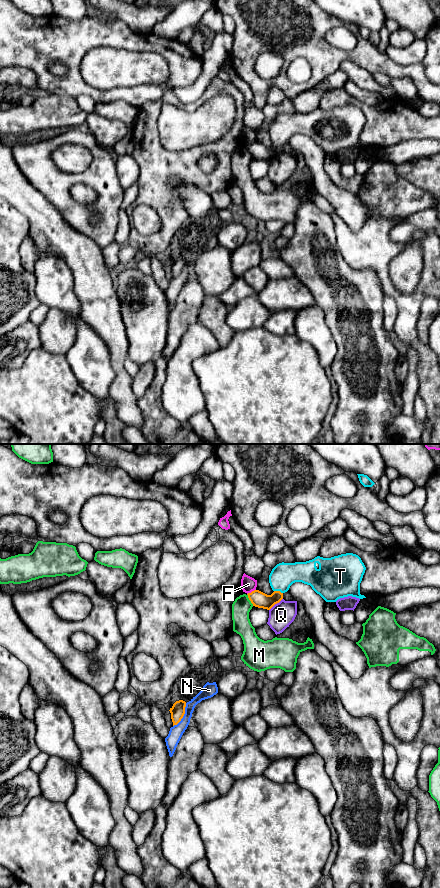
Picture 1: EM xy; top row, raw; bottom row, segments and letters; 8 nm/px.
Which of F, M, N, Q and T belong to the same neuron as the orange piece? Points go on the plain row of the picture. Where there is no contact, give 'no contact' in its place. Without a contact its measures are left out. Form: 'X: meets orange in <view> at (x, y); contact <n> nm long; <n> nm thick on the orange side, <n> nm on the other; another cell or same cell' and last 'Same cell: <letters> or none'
F: meets orange in xy at (252, 143); contact 80 nm long; 130 nm thick on the orange side, 120 nm on the other; another cell
M: meets orange in xy at (250, 152); contact 110 nm long; 130 nm thick on the orange side, 150 nm on the other; another cell
N: meets orange in xy at (183, 267); contact 220 nm long; 120 nm thick on the orange side, 110 nm on the other; another cell
Q: meets orange in xy at (275, 155); contact 150 nm long; 130 nm thick on the orange side, 200 nm on the other; another cell
T: meets orange in xy at (278, 143); contact 80 nm long; 130 nm thick on the orange side, 200 nm on the other; same cell
Same cell: T

